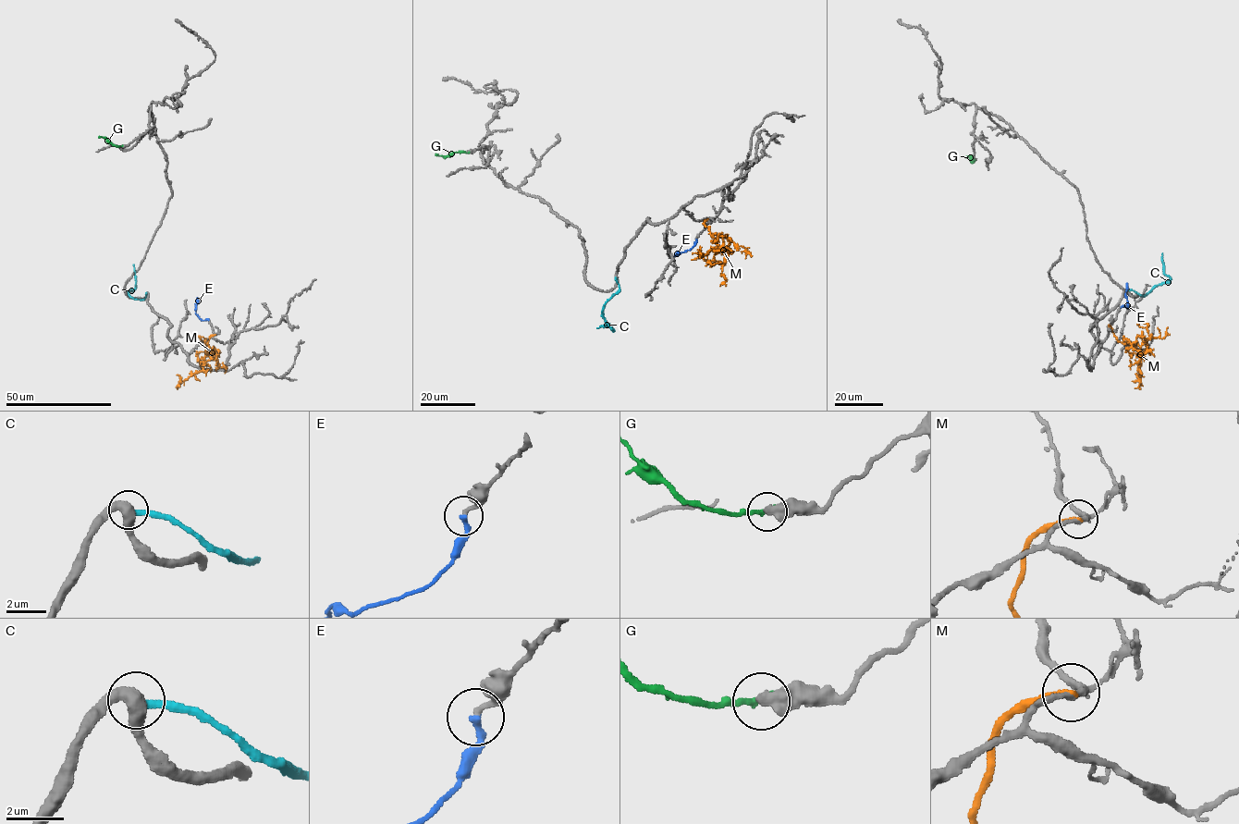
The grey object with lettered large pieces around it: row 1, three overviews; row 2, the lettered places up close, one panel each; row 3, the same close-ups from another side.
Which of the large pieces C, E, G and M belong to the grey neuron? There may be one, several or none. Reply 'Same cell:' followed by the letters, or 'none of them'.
Same cell: C, E

